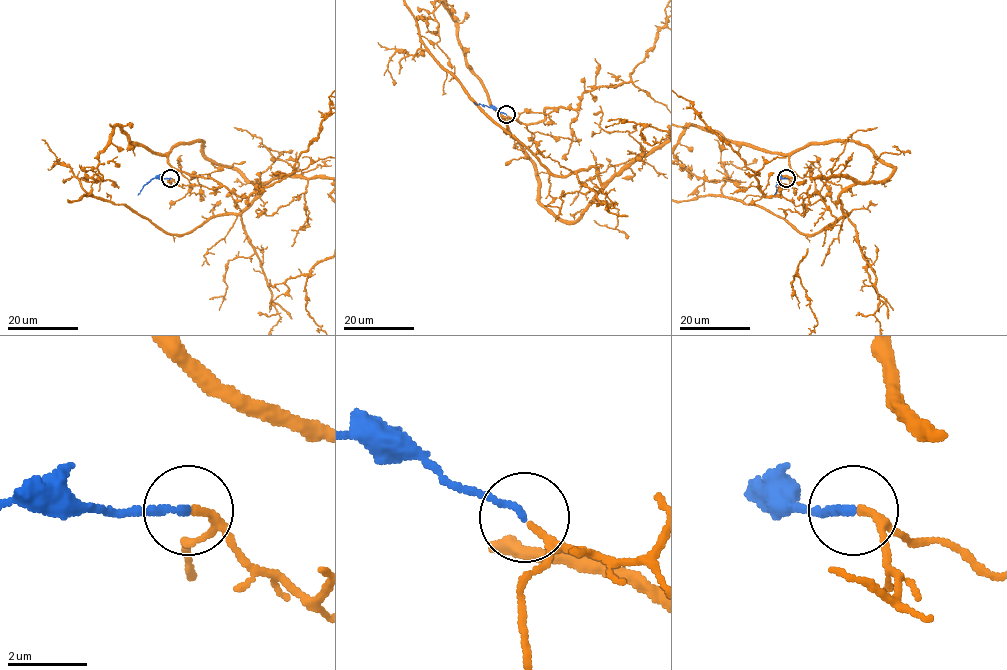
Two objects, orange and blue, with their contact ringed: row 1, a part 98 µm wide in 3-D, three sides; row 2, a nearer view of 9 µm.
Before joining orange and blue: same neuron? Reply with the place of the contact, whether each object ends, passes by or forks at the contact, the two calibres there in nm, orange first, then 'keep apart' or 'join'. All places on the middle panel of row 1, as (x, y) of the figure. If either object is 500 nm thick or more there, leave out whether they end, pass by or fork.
(506, 114) | orange passes by | blue ends | 140/170 nm | join

